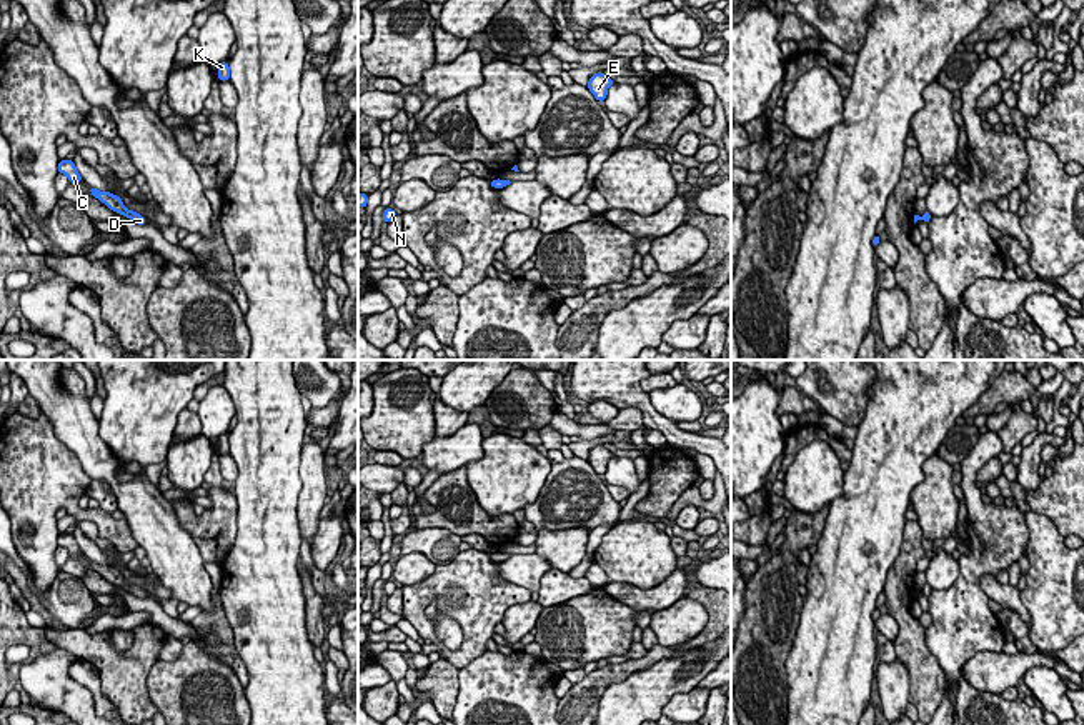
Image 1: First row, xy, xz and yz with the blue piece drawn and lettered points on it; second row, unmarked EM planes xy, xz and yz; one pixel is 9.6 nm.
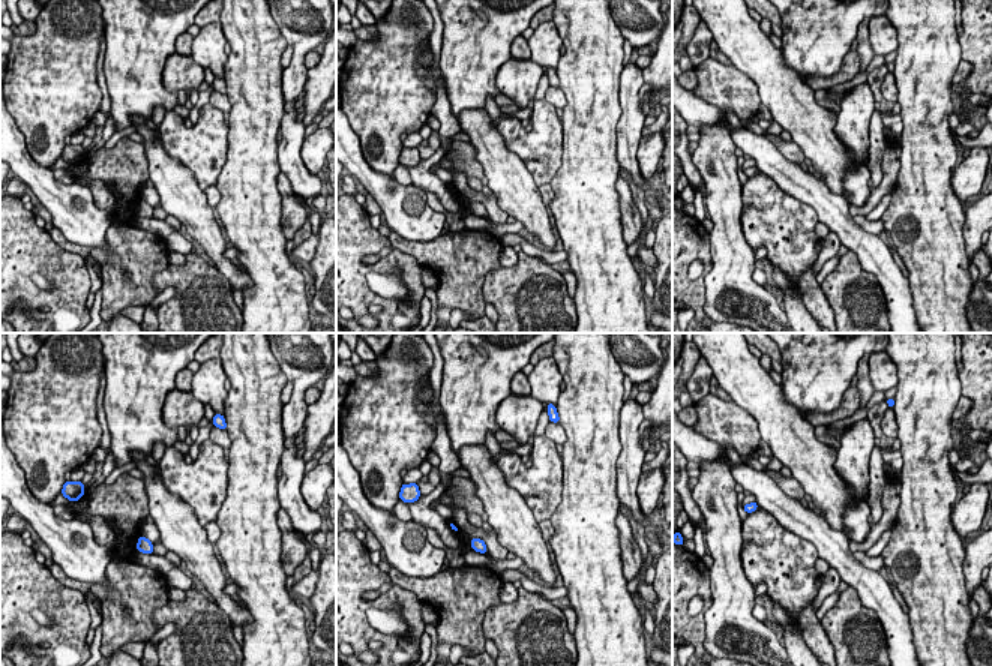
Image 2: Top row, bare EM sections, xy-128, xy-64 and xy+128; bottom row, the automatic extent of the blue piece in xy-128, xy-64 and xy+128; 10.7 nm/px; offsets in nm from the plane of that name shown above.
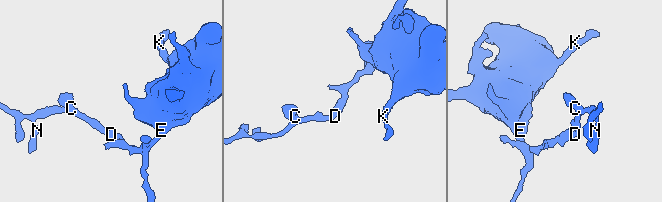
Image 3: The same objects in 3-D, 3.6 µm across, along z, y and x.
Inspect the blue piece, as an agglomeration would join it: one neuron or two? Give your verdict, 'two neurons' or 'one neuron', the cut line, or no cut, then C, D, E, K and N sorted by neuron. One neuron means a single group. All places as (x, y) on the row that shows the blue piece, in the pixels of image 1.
one neuron; cut none; groups C D E K N

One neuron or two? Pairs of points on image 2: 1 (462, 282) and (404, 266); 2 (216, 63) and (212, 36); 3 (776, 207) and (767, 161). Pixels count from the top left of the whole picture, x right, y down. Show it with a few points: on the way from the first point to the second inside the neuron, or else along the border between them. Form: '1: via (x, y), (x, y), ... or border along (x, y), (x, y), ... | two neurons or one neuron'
1: border along (392, 248), (408, 254), (422, 267) | two neurons
2: via (215, 57), (212, 54), (212, 42) | one neuron
3: border along (760, 170), (785, 192), (799, 200) | two neurons

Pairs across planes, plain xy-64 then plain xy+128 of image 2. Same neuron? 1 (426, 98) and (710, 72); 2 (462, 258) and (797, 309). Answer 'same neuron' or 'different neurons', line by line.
1: same neuron
2: different neurons

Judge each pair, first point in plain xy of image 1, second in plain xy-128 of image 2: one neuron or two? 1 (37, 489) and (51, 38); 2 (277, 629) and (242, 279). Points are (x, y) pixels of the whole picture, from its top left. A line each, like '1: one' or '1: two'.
1: one
2: two

